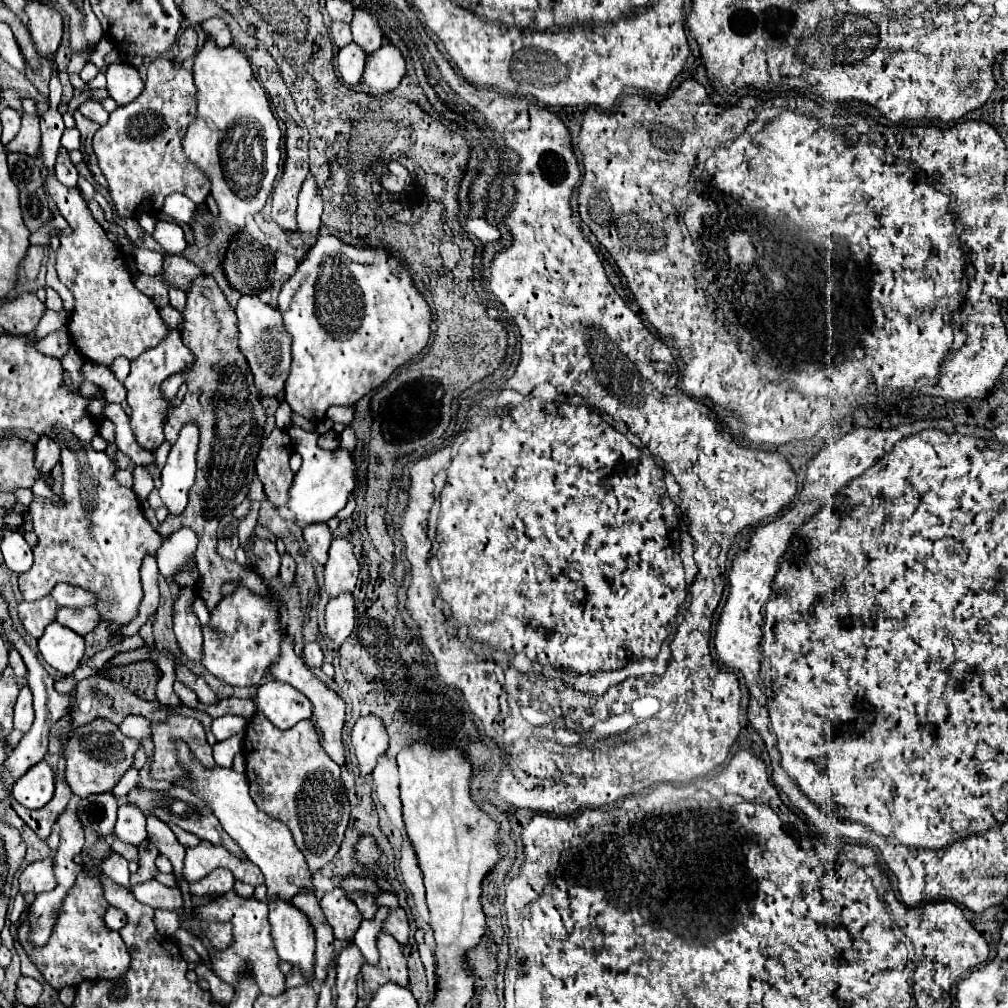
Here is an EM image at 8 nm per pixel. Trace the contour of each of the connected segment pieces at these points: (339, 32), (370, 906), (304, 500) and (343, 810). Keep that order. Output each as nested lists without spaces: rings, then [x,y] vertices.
[[[335,22],[331,26],[331,36],[333,36],[333,44],[337,48],[343,48],[347,44],[351,44],[351,28],[349,24],[341,24],[341,22]]]
[[[347,892],[347,898],[351,898],[351,902],[359,908],[363,918],[373,918],[375,916],[377,906],[375,906],[375,900],[373,900],[371,894],[359,894],[359,892],[351,894],[351,892]]]
[[[291,426],[289,436],[295,442],[295,450],[303,456],[303,466],[301,470],[295,474],[295,480],[289,488],[289,502],[287,508],[295,514],[295,522],[305,528],[309,524],[319,524],[319,522],[327,522],[331,520],[345,504],[347,498],[355,486],[355,466],[353,466],[353,458],[347,450],[321,450],[317,446],[317,438],[319,432],[305,432],[297,426]]]
[[[257,716],[245,728],[245,760],[251,798],[257,808],[281,820],[293,834],[309,870],[317,872],[337,854],[349,822],[349,800],[343,796],[339,766],[321,748],[311,720],[301,720],[289,730],[277,730],[265,716]]]

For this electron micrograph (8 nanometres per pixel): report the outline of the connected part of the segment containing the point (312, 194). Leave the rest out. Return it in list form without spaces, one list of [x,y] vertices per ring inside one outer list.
[[[309,174],[303,182],[301,194],[299,194],[299,206],[297,206],[297,230],[301,234],[319,234],[321,216],[323,212],[323,198],[315,184],[315,178]]]

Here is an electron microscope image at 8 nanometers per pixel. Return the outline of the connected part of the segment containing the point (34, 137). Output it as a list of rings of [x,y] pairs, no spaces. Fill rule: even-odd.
[[[23,114],[23,126],[19,134],[7,144],[9,152],[23,152],[35,156],[41,146],[41,132],[39,132],[39,116],[37,114]]]

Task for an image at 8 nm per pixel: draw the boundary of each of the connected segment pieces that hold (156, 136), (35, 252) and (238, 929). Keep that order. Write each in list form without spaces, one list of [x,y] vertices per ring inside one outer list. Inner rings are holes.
[[[157,58],[149,64],[145,90],[139,98],[115,110],[109,122],[97,130],[93,152],[109,182],[109,194],[119,216],[137,220],[145,212],[157,214],[165,196],[173,192],[185,194],[195,204],[205,202],[211,184],[197,166],[185,160],[181,150],[181,138],[195,118],[195,94],[197,88],[189,70],[175,70],[171,60]]]
[[[29,246],[27,256],[25,256],[25,260],[23,260],[23,270],[25,270],[27,282],[33,282],[33,280],[37,278],[41,260],[43,260],[43,250],[41,250],[39,246]]]
[[[231,891],[220,896],[218,902],[215,900],[209,904],[195,906],[195,914],[197,914],[197,920],[201,924],[199,938],[201,938],[203,946],[207,948],[207,952],[209,952],[209,958],[213,962],[213,972],[223,982],[227,982],[231,986],[237,986],[239,980],[251,968],[255,984],[259,986],[261,994],[277,996],[277,994],[281,994],[285,990],[285,984],[283,984],[285,974],[277,968],[279,958],[277,958],[275,950],[273,950],[273,942],[271,942],[271,936],[269,936],[271,926],[269,926],[269,920],[267,920],[267,902],[259,902],[255,898],[244,899]],[[215,922],[229,922],[233,926],[233,944],[229,948],[225,948],[225,950],[215,950],[209,944],[207,930]]]

